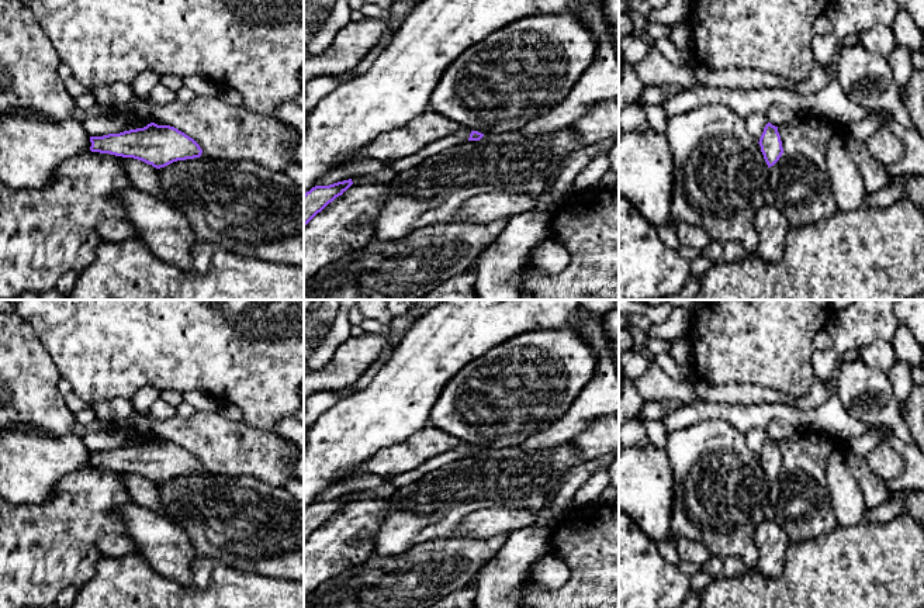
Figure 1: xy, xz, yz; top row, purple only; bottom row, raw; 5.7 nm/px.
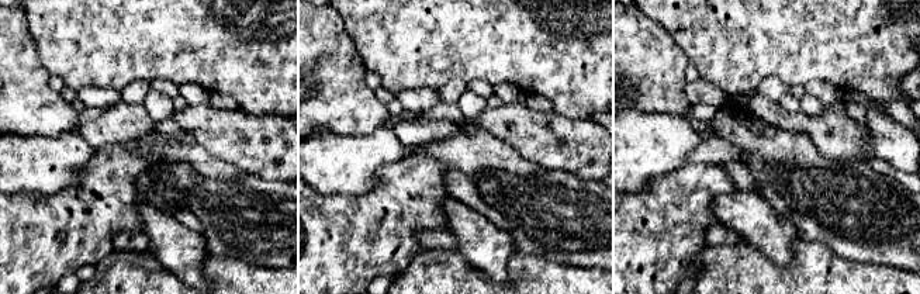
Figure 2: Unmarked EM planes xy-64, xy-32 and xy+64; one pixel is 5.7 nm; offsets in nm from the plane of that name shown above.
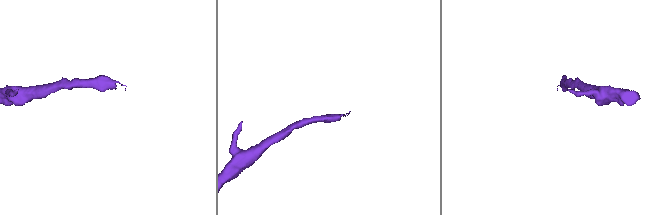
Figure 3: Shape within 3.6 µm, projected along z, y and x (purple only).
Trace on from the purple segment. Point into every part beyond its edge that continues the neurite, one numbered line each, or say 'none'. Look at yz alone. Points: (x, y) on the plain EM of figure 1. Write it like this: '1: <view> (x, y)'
none

